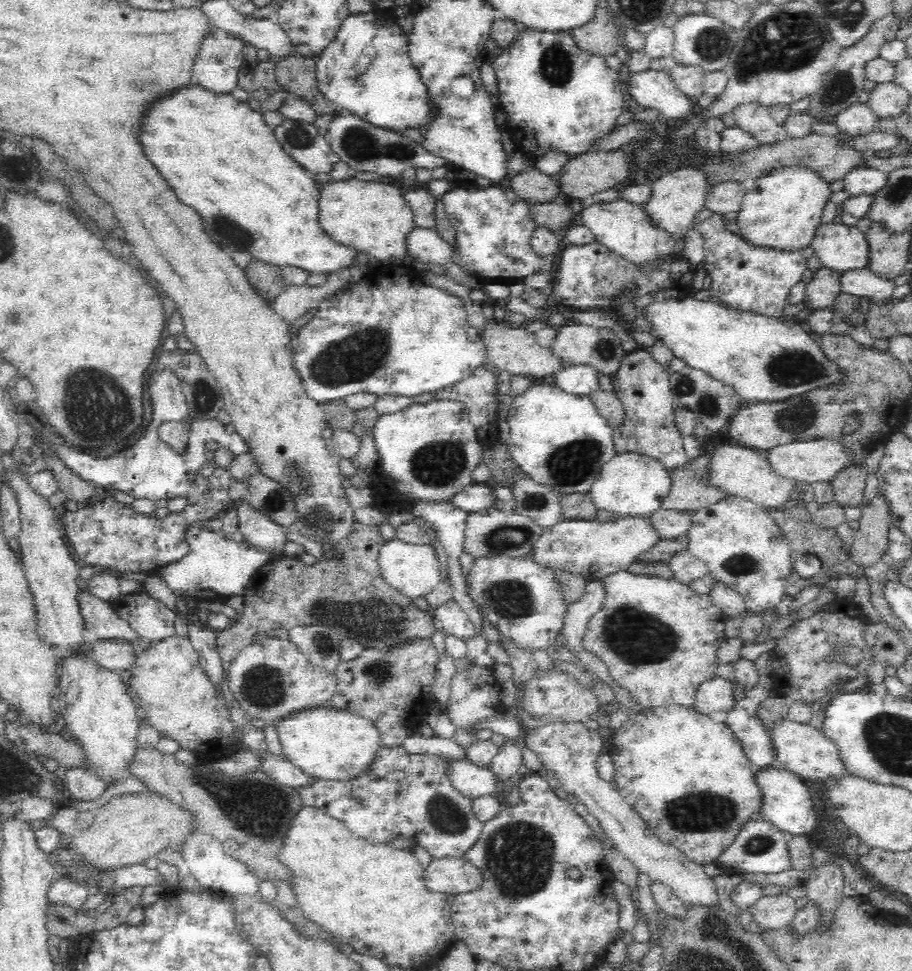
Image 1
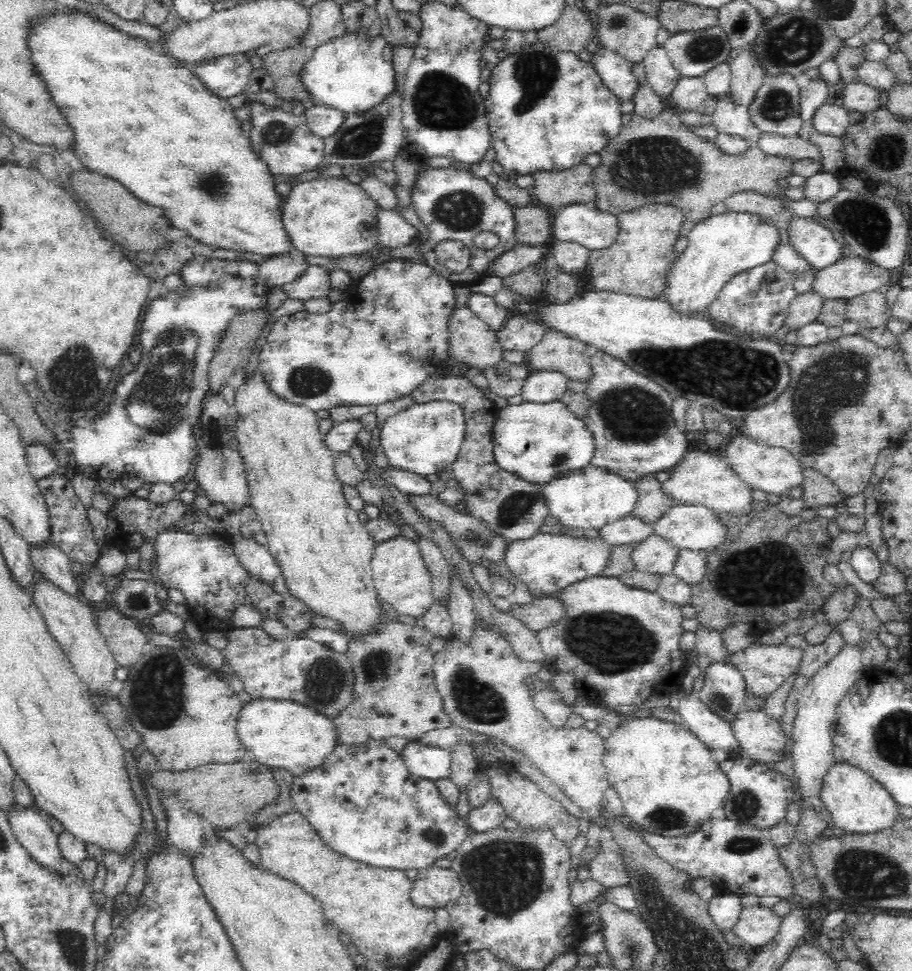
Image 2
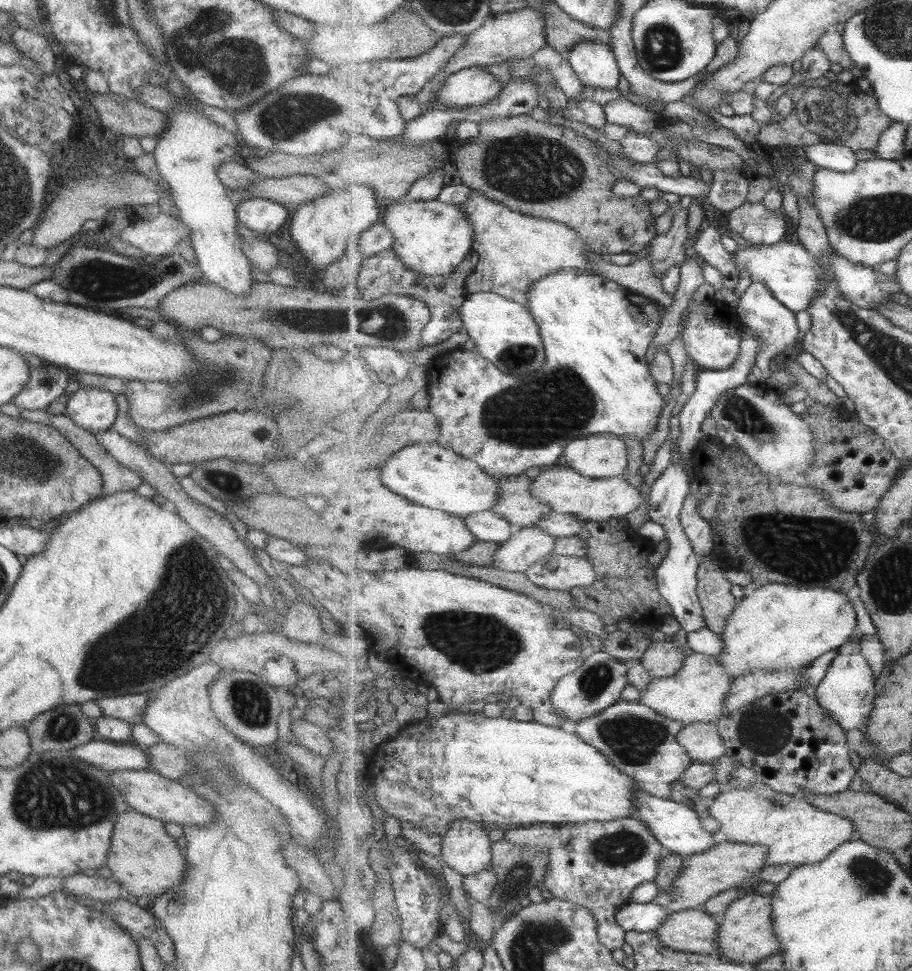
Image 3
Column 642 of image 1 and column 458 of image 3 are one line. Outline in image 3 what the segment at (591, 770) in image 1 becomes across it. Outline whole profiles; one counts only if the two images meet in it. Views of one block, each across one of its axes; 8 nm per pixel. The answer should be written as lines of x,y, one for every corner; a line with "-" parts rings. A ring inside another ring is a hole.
456,818
450,824
450,831
443,836
442,860
462,875
463,878
483,870
492,870
492,846
489,834
478,822
468,818

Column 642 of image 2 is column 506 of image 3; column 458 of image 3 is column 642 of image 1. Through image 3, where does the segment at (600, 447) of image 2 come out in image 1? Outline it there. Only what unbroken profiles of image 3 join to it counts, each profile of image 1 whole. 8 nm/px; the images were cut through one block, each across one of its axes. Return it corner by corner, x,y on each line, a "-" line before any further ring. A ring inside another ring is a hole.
630,351
620,364
618,372
611,375
613,392
625,409
623,426
613,432
616,454
644,453
660,460
669,471
686,465
689,461
683,446
683,435
675,424
675,407
669,385
670,373
649,351

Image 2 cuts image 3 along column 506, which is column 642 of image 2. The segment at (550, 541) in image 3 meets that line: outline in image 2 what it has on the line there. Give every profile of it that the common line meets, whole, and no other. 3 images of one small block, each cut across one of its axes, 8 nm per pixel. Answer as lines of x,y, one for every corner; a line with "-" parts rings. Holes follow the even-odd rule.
656,535
635,546
632,559
636,569
652,574
672,573
679,550

